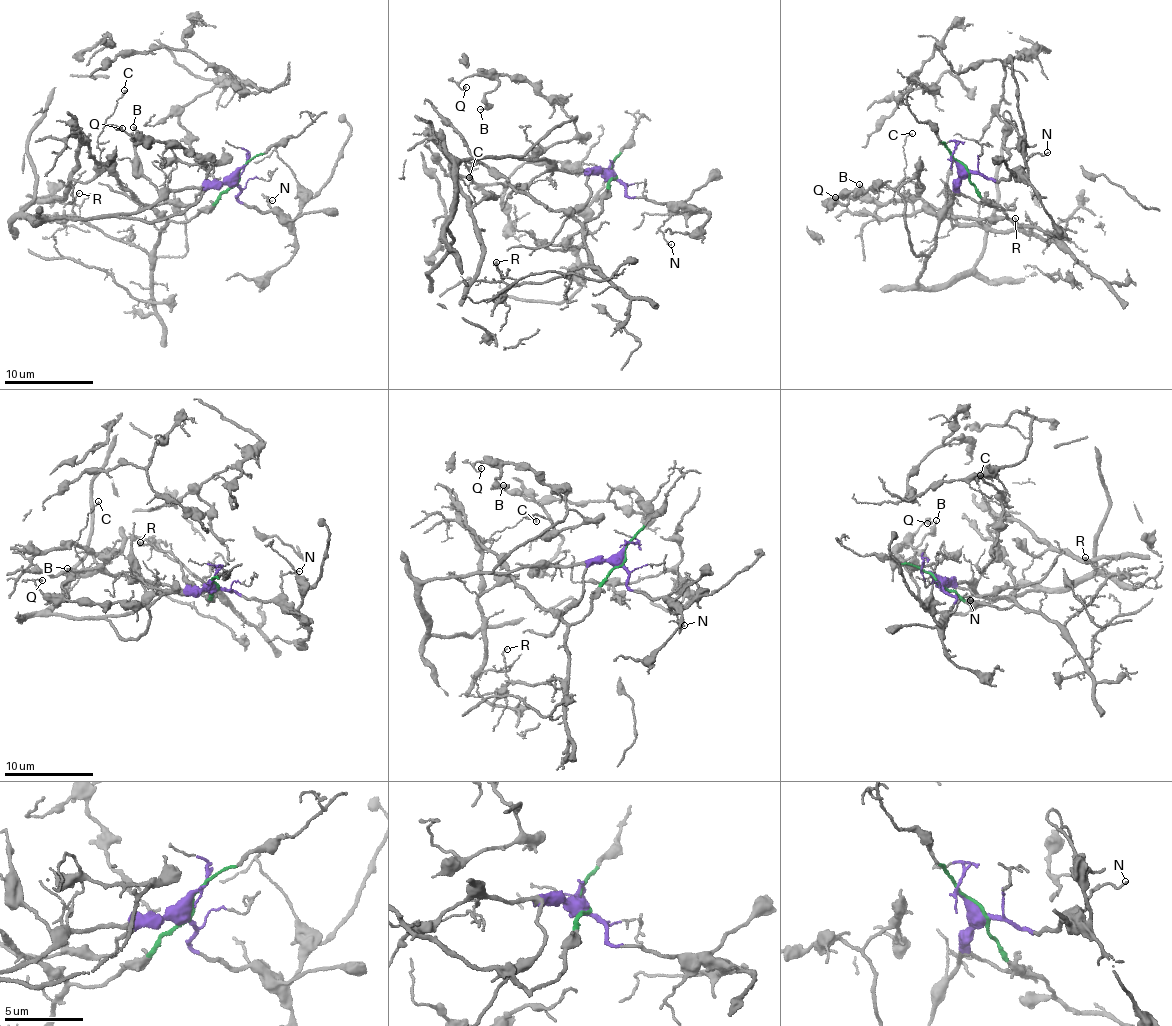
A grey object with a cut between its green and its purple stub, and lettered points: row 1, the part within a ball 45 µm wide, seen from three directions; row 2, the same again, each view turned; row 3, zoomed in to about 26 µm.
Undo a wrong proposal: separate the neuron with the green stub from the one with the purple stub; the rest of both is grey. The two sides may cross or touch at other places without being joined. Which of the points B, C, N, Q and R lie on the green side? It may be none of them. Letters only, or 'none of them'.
C, R

